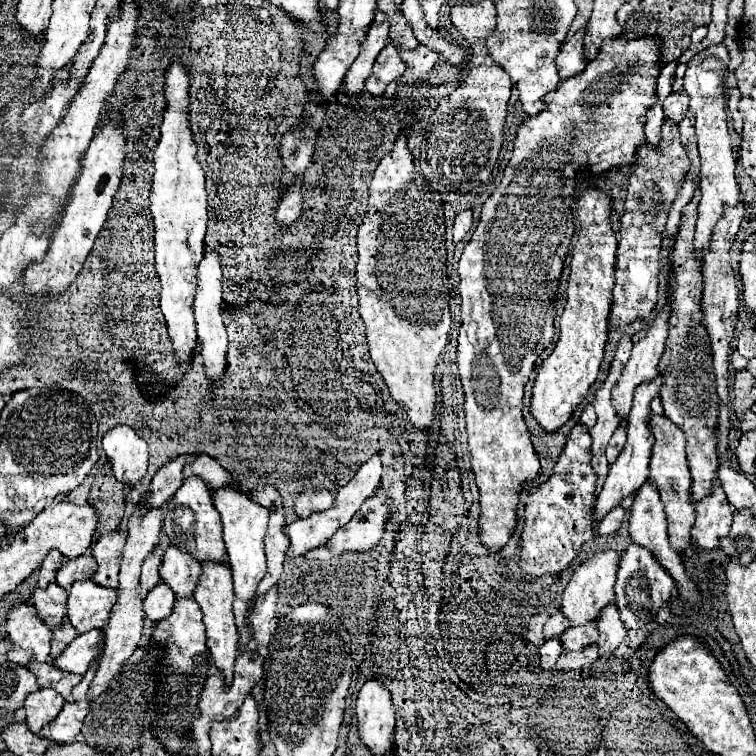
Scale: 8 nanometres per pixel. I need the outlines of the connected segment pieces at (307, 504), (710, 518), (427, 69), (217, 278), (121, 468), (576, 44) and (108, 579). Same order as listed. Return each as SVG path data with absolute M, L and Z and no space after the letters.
M304 490L296 502L294 502L294 512L298 518L308 518L312 512L326 510L336 506L336 494L330 490Z
M718 480L712 482L712 494L696 504L696 522L692 528L692 542L696 548L712 550L720 544L732 524L732 506Z
M418 46L416 50L412 52L404 52L404 60L408 62L408 74L400 76L402 78L402 84L418 84L420 80L428 78L428 74L432 72L436 60L438 60L438 54L428 50L426 46Z
M204 250L204 256L198 264L198 286L196 286L196 300L194 300L194 312L196 312L196 330L198 340L202 344L202 360L206 366L206 374L210 380L220 380L226 368L226 348L228 338L222 322L222 266L220 266L220 254L214 250Z
M124 424L110 428L102 438L102 446L112 462L112 472L120 482L136 484L144 478L148 468L148 446L134 428Z
M578 30L572 38L568 38L560 46L560 52L556 56L556 68L562 80L580 74L586 68L584 54L582 54L582 38L584 38L584 30Z
M110 532L106 536L100 536L92 546L92 556L98 562L98 570L92 576L92 582L108 588L118 586L118 570L120 570L120 558L122 548L126 542L126 532Z

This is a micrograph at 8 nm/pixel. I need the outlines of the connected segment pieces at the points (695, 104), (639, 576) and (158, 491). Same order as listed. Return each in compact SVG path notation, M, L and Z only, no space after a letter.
M724 42L714 44L698 52L686 68L684 74L684 92L690 96L690 112L696 118L696 138L698 138L698 152L700 152L700 190L702 198L698 204L698 220L696 220L696 238L694 238L694 250L696 256L702 258L710 250L712 230L716 222L722 218L726 206L738 206L740 204L740 188L734 178L736 158L732 154L732 142L728 132L728 113L726 109L726 94L724 94L724 74L728 68L730 56Z
M630 542L624 556L620 558L620 568L614 586L616 606L620 608L620 618L626 624L626 628L642 628L644 624L648 624L656 616L662 602L670 600L674 586L676 586L674 578L670 578L668 570L658 562L658 558L650 554L648 548Z
M180 454L174 460L170 460L166 466L162 466L154 478L150 480L146 494L144 494L144 502L138 504L140 514L146 514L152 508L160 508L166 500L172 498L172 494L176 494L176 490L182 486L182 468L194 458L196 454Z

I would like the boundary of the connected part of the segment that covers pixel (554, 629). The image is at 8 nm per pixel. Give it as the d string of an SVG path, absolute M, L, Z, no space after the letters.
M558 610L550 616L550 620L544 624L544 638L558 638L564 630L568 630L572 626L572 622Z

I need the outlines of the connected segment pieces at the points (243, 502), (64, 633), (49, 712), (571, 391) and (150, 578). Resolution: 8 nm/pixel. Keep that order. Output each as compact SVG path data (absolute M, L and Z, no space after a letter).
M222 486L212 492L212 502L222 518L224 524L224 542L226 542L226 552L228 552L228 564L234 574L234 614L236 614L236 626L240 632L240 640L244 644L248 642L250 634L246 628L248 614L252 610L250 602L256 594L258 584L262 582L266 574L266 556L264 556L264 530L268 524L268 510L254 502L248 492L236 488L236 486Z
M64 616L64 622L52 630L52 652L50 654L56 658L56 654L60 654L60 650L64 650L68 642L72 642L72 638L76 638L76 630Z
M44 688L44 690L28 694L24 702L28 728L34 734L38 734L48 722L52 722L58 716L62 706L64 706L64 698L52 688Z
M586 192L578 198L578 232L576 244L570 250L572 260L566 290L568 302L562 312L562 328L556 348L548 358L544 358L538 370L530 404L532 416L548 432L558 430L572 416L594 384L604 356L616 264L616 236L610 226L612 200L614 198L606 192Z
M152 550L148 554L148 558L144 560L144 564L142 564L142 576L140 576L140 586L138 586L140 596L146 596L160 582L160 574L158 574L160 562L162 562L162 556L156 550Z

